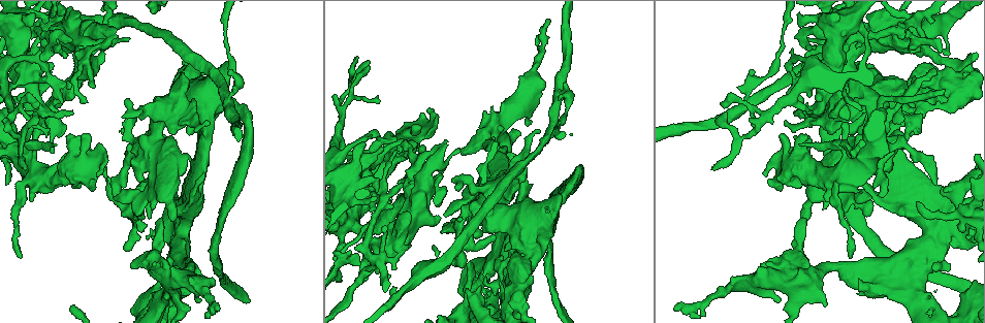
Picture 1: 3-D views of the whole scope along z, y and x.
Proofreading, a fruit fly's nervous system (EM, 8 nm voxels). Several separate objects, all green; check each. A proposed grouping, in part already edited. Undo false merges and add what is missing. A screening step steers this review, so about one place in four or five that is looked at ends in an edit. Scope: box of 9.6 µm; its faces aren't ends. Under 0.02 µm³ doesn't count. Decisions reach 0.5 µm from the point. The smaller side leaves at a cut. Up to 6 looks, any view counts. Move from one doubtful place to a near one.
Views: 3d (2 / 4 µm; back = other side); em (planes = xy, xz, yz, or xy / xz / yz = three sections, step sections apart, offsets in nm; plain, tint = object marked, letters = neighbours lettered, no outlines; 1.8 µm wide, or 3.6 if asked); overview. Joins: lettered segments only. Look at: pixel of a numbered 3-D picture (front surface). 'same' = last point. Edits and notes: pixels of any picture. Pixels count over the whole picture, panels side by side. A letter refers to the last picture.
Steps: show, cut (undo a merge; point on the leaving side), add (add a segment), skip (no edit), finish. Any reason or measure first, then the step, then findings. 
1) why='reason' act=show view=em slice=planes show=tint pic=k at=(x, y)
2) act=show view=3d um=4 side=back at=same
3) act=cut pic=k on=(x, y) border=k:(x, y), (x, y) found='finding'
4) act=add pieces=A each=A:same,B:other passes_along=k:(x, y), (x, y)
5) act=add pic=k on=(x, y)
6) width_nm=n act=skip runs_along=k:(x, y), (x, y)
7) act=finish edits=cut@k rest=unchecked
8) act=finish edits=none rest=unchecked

why='small branch off a trunk' act=show view=em um=3.6 slice=planes show=tint pic=1 at=(529, 253)

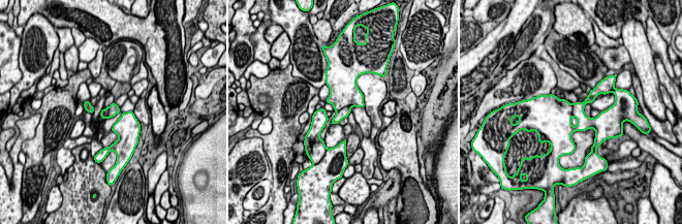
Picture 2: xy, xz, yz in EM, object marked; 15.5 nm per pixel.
why='see the neighbours' act=show view=em um=3.6 slice=planes show=letters at=same

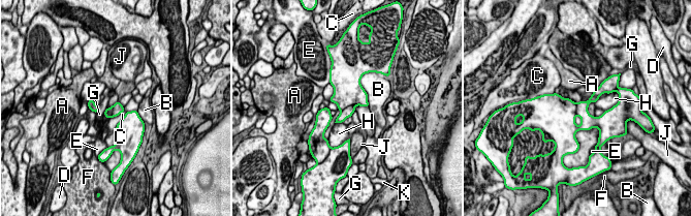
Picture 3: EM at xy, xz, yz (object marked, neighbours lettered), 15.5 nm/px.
longest_contact=B:500nm act=skip each=A:other,B:other,C:other,D:other,E:other,F:other,G:other,H:other,J:other,K:other found='one neuron here'

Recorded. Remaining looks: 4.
why='free end' act=show view=em slice=yz step=8 show=tint pic=1 at=(433, 223)

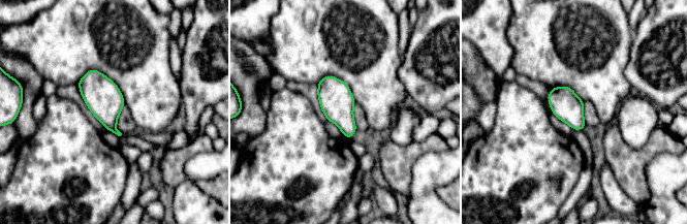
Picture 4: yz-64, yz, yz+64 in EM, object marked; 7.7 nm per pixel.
act=show view=em slice=planes show=letters at=same

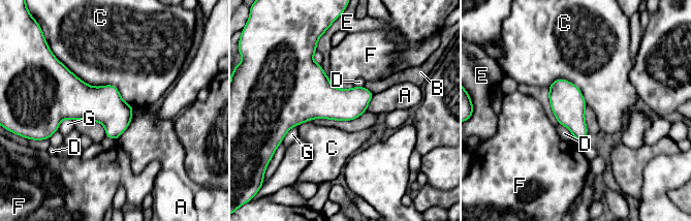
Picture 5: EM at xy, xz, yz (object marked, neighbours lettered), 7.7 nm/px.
width_nm=260 longest_contact=C:650nm act=skip each=A:other,B:other,C:other,D:other,E:other,F:other,G:other found='no lettered segment goes on from it'

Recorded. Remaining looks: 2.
act=finish edits=none rest=unchecked

